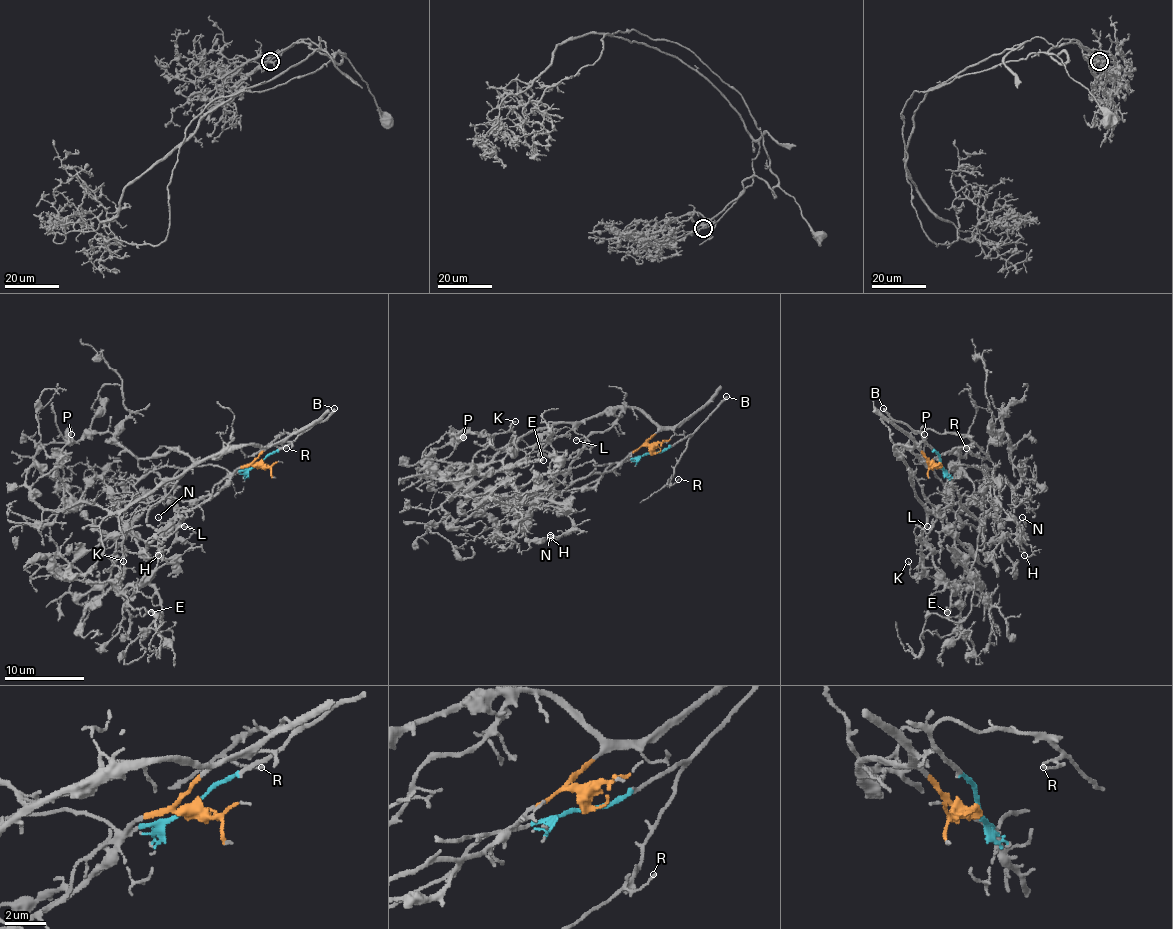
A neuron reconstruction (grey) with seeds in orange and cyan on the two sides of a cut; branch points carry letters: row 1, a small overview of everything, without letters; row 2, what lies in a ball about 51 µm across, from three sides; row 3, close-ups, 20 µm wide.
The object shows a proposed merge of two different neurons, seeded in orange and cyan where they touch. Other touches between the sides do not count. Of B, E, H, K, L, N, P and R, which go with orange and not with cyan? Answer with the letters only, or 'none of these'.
E, K, L, P

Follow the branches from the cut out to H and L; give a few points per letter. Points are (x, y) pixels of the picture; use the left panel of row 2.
H: (259, 463), (229, 473), (215, 465), (183, 467), (166, 487), (168, 501), (179, 515), (175, 541), (158, 555)
L: (259, 463), (265, 447), (225, 447), (164, 477), (118, 517), (128, 553), (179, 527), (191, 529), (183, 527)

